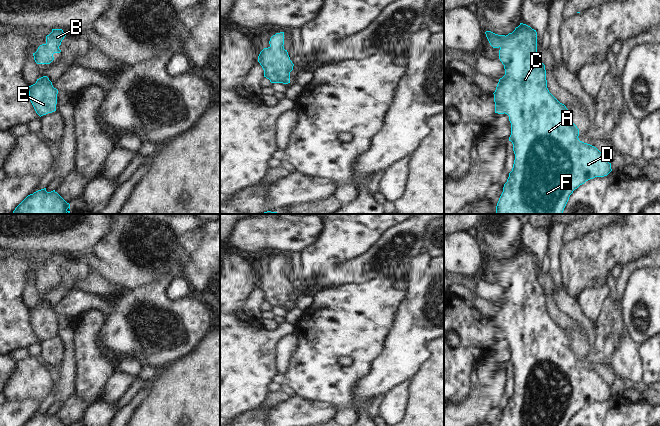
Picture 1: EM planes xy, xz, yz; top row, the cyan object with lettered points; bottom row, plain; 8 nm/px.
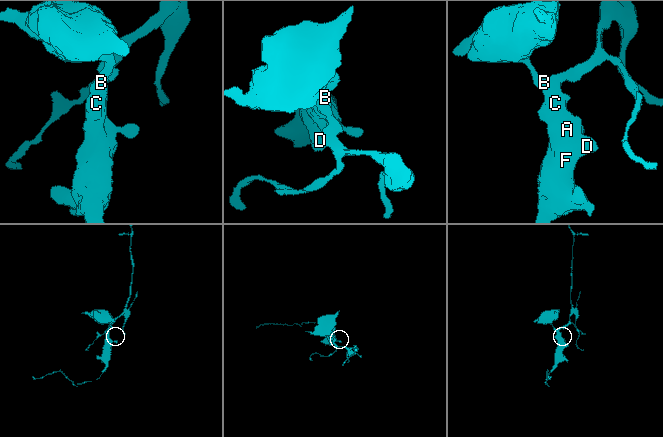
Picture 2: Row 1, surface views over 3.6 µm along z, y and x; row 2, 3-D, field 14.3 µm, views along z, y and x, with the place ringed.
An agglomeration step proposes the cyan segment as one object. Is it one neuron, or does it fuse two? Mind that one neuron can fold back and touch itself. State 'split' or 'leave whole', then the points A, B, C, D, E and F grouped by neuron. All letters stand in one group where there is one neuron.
leave whole; A B C D E F

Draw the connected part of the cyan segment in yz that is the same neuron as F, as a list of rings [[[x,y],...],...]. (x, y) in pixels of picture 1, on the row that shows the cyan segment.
[[[520,23],[506,36],[491,31],[485,34],[490,45],[500,49],[505,75],[493,93],[495,113],[509,116],[509,141],[515,154],[496,214],[563,214],[573,191],[590,179],[607,176],[611,163],[596,147],[579,140],[570,112],[549,92],[545,65],[537,52],[536,30]]]

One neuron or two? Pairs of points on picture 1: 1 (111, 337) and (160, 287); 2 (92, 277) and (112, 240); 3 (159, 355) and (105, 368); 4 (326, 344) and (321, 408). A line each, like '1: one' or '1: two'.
1: one
2: two
3: two
4: two

